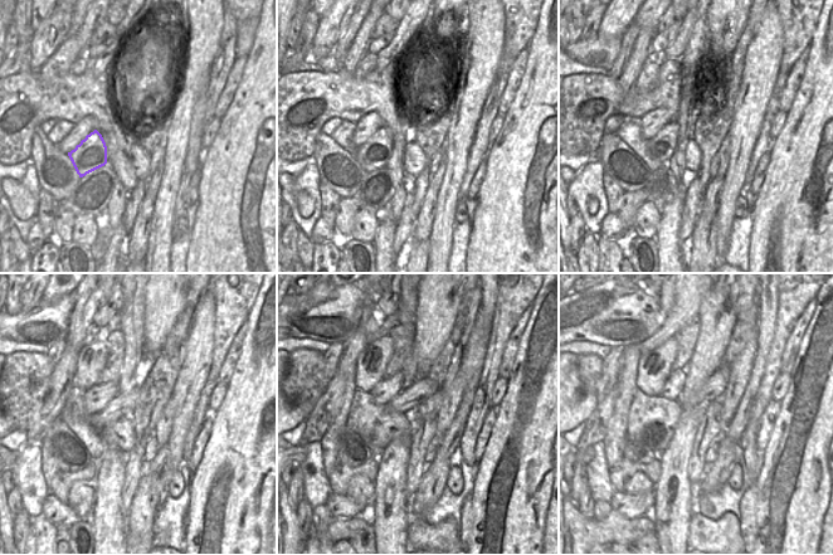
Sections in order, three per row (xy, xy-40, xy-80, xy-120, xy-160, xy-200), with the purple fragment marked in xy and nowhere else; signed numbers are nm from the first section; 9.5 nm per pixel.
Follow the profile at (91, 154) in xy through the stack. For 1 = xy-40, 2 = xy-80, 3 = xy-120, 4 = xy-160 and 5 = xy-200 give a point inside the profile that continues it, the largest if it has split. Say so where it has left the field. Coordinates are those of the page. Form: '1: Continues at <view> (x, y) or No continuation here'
1: Continues at xy-40 (379, 150)
2: Continues at xy-80 (666, 146)
3: Continues at xy-120 (123, 403)
4: Continues at xy-160 (409, 398)
5: Continues at xy-200 (715, 386).

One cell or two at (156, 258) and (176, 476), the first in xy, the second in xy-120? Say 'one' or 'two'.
two

